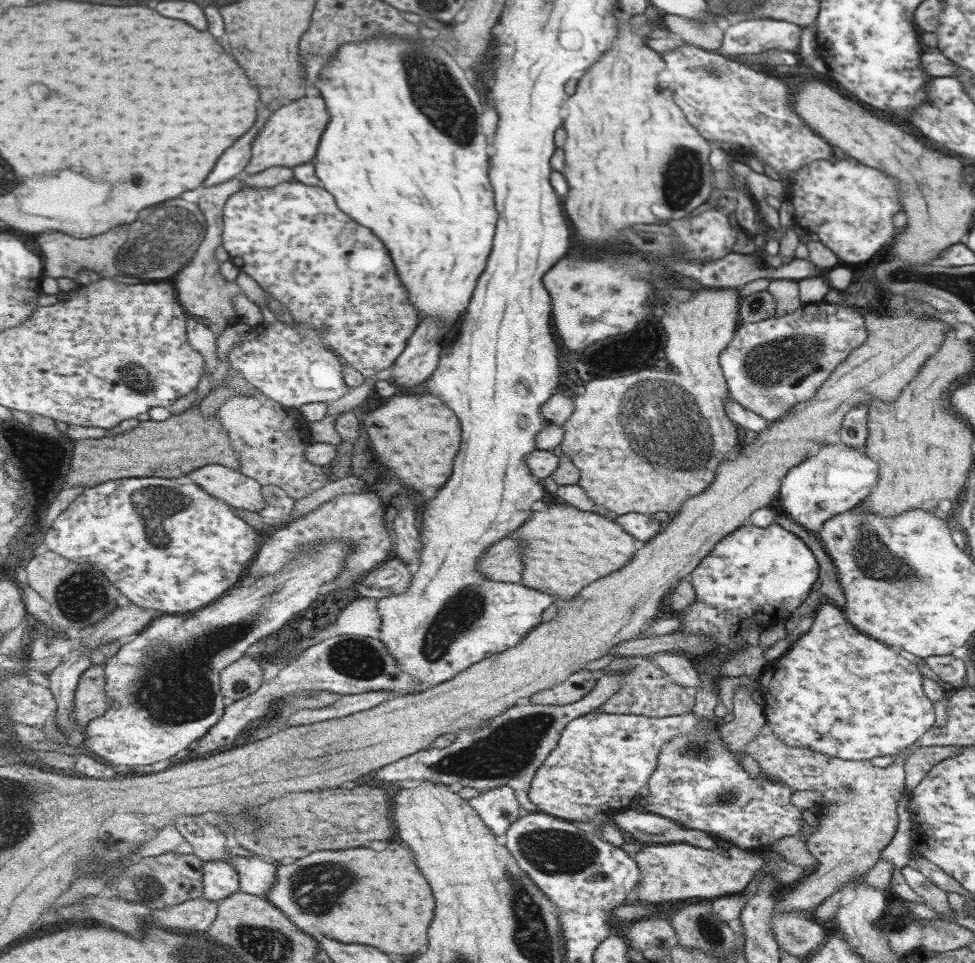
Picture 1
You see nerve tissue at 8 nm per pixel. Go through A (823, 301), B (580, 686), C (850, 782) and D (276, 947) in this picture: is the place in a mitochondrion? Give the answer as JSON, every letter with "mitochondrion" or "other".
{"A":"other","B":"other","C":"mitochondrion","D":"mitochondrion"}

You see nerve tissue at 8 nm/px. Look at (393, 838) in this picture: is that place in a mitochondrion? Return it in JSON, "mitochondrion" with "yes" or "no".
{"mitochondrion":"no"}

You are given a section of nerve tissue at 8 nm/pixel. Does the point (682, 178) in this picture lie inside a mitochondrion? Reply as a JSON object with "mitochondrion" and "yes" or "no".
{"mitochondrion":"yes"}

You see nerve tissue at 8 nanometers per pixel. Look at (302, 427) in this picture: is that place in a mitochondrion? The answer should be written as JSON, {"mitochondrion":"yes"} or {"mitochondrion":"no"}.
{"mitochondrion":"no"}

